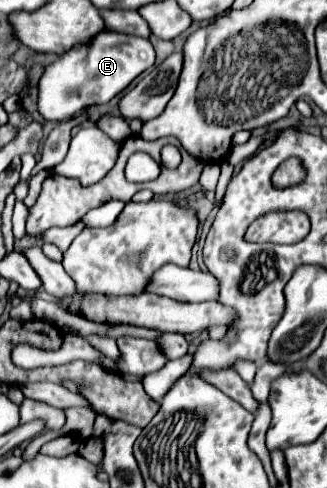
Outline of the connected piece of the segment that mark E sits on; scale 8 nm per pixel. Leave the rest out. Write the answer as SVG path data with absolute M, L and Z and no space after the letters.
M103 30L95 40L75 44L71 52L65 52L45 68L39 80L37 110L47 122L65 122L87 106L107 104L153 64L155 50L147 38Z

